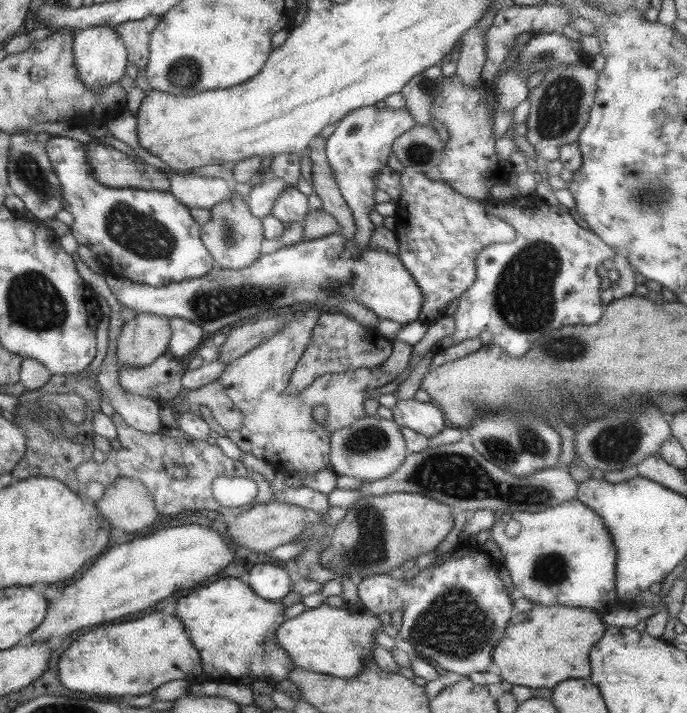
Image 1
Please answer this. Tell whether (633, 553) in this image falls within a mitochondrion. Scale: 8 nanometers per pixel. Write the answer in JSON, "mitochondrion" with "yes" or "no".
{"mitochondrion":"no"}

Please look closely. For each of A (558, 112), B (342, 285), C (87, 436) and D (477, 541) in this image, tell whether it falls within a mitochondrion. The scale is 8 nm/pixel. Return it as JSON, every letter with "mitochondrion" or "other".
{"A":"mitochondrion","B":"mitochondrion","C":"other","D":"other"}

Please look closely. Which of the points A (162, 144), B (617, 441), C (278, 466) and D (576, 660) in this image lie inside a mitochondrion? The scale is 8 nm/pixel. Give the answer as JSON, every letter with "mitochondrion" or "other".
{"A":"other","B":"mitochondrion","C":"other","D":"other"}

